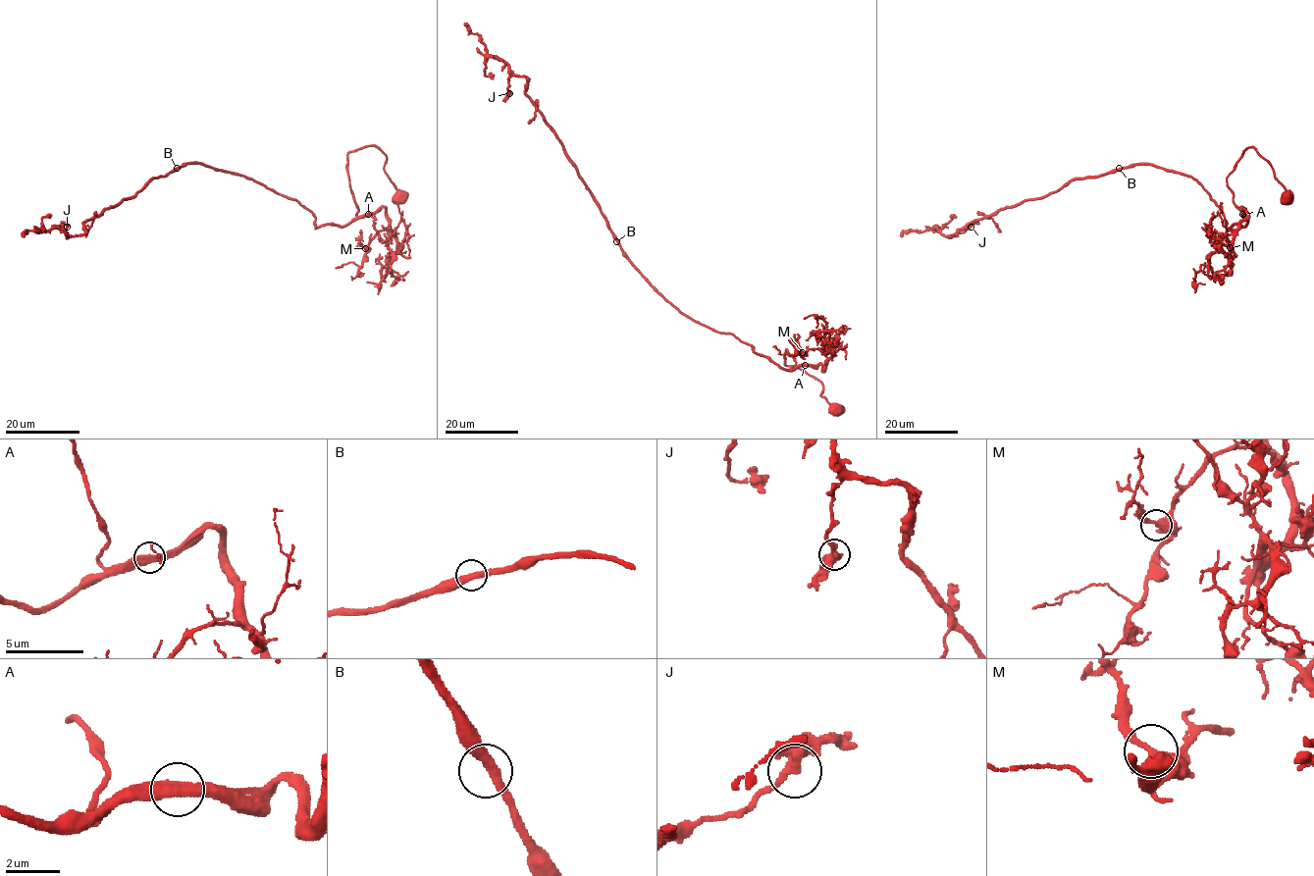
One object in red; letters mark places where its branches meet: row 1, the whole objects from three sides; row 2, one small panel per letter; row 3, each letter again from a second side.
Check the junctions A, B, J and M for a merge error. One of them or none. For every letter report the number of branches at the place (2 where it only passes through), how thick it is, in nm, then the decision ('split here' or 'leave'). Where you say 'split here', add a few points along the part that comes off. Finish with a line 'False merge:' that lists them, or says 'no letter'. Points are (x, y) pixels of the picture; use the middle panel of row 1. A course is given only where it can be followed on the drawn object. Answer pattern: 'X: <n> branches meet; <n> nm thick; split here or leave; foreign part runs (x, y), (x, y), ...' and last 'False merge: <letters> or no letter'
A: 2 branches meet; 440 nm thick; leave
B: 2 branches meet; 400 nm thick; leave
J: 2 branches meet; 440 nm thick; leave
M: 2 branches meet; 400 nm thick; leave
False merge: no letter

